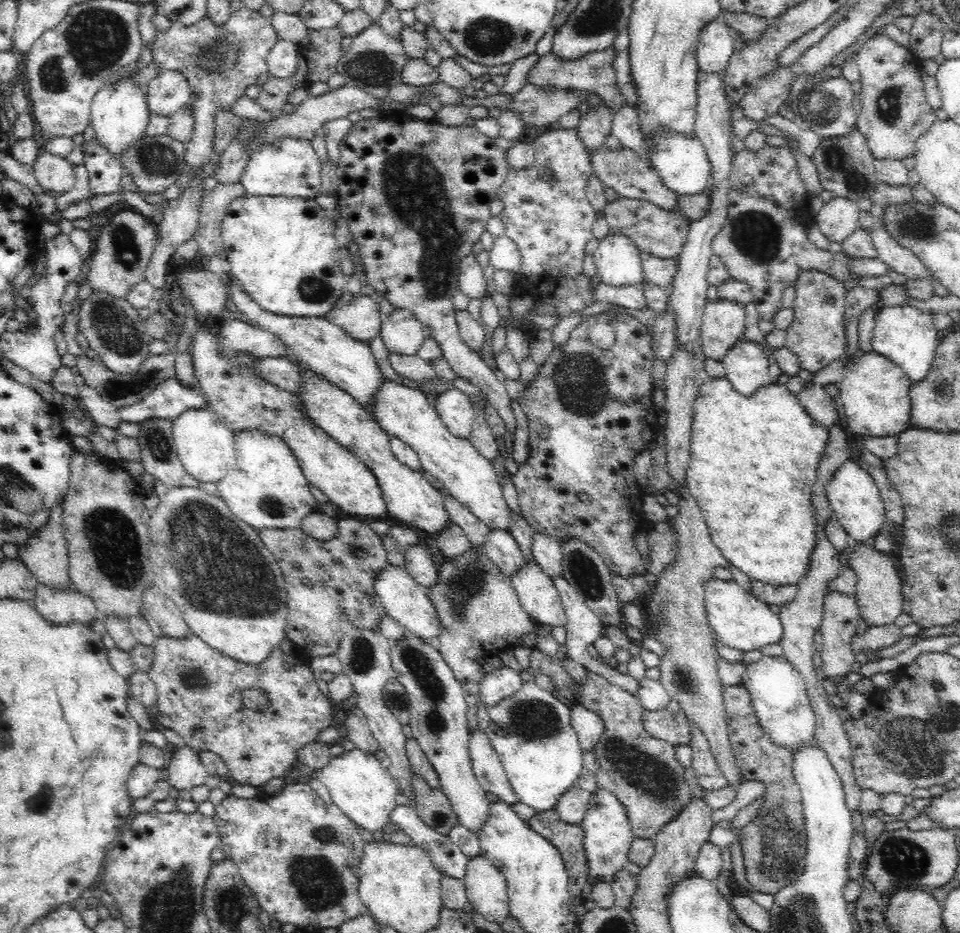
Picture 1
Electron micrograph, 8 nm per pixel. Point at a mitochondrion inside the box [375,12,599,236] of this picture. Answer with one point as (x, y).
(490, 37)

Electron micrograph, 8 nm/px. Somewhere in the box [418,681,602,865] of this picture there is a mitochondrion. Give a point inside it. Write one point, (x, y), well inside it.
(534, 721)

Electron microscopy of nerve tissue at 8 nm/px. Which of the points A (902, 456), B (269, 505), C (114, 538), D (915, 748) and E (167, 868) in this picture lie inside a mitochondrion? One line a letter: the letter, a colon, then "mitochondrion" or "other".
A: other
B: mitochondrion
C: mitochondrion
D: mitochondrion
E: other

